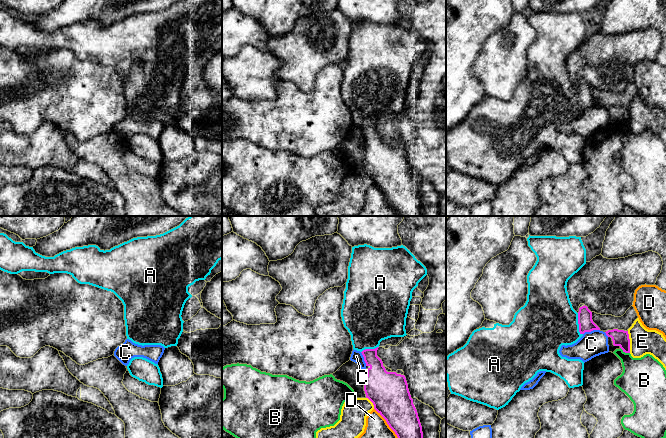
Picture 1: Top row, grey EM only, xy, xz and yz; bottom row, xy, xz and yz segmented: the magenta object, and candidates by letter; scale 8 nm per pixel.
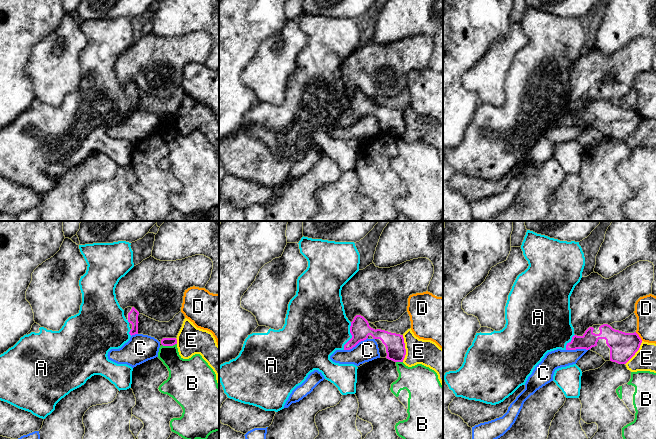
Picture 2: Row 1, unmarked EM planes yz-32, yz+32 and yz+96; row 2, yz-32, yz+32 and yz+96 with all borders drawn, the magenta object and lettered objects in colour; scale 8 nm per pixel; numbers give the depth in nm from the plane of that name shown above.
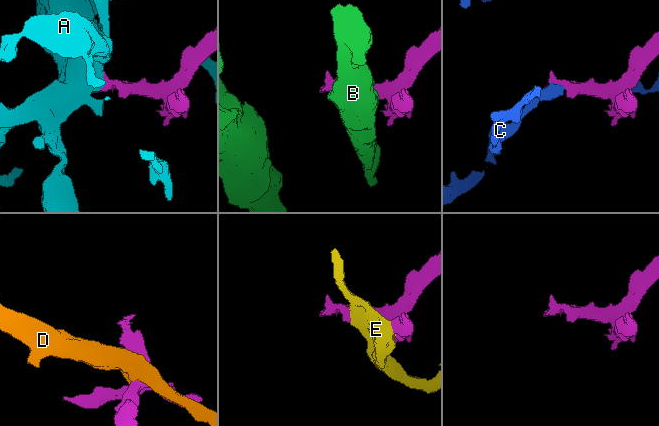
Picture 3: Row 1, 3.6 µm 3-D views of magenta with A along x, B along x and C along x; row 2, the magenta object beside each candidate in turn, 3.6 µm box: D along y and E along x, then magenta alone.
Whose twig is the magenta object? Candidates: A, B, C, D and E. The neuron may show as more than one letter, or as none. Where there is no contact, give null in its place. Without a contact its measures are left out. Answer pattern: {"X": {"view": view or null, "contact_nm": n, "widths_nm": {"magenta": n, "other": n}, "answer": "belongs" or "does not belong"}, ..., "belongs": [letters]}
{"A": {"view": "yz", "contact_nm": 180, "widths_nm": {"magenta": 120, "other": 460}, "answer": "belongs"}, "B": {"view": "yz", "contact_nm": 90, "widths_nm": {"magenta": 130, "other": 340}, "answer": "does not belong"}, "C": {"view": "yz", "contact_nm": 140, "widths_nm": {"magenta": 120, "other": 200}, "answer": "does not belong"}, "D": {"view": "xz", "contact_nm": 320, "widths_nm": {"magenta": 320, "other": 280}, "answer": "does not belong"}, "E": {"view": "yz", "contact_nm": 180, "widths_nm": {"magenta": 130, "other": 200}, "answer": "does not belong"}, "belongs": ["A"]}

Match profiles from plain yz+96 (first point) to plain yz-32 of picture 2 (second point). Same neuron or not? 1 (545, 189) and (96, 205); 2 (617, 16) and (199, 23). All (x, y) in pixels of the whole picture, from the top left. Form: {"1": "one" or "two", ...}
{"1": "two", "2": "one"}

